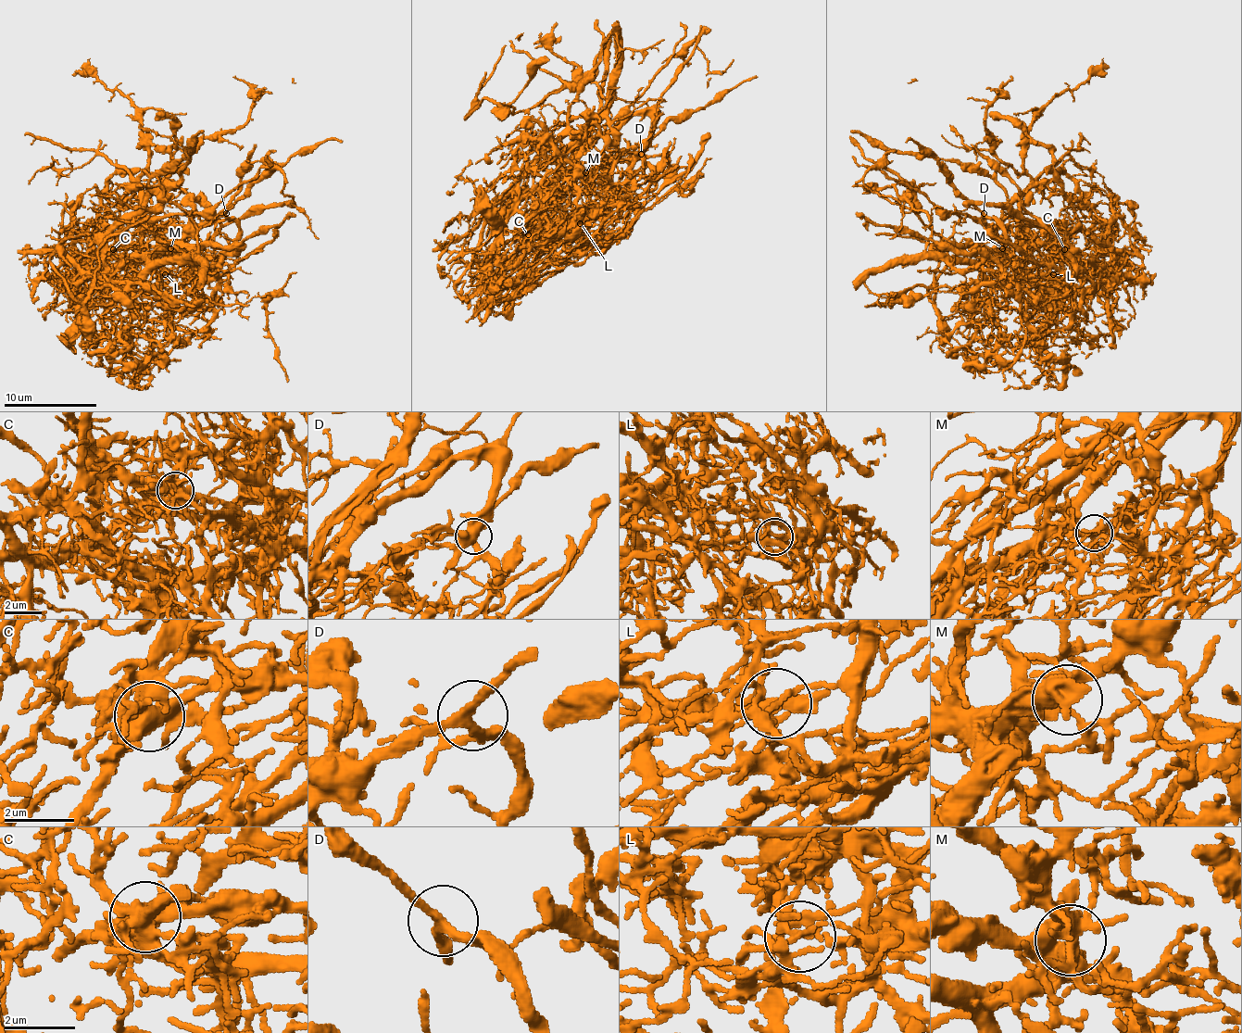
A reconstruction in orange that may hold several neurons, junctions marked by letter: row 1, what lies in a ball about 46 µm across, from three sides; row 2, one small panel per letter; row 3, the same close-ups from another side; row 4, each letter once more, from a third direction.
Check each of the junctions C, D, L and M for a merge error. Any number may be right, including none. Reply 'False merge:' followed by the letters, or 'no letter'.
False merge: C, L

